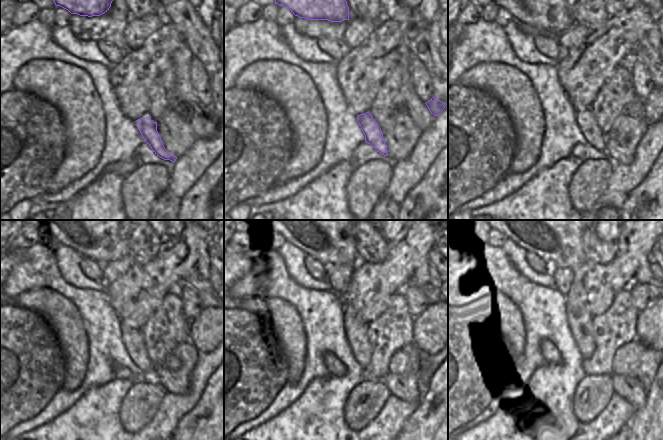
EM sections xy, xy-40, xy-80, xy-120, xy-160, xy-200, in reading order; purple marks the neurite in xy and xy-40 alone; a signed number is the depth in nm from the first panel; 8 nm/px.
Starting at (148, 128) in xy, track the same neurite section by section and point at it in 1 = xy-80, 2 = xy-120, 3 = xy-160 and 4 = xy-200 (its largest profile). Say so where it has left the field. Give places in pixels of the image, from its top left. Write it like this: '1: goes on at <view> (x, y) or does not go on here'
1: goes on at xy-80 (586, 121)
2: goes on at xy-120 (133, 339)
3: goes on at xy-160 (355, 330)
4: goes on at xy-200 (556, 240)

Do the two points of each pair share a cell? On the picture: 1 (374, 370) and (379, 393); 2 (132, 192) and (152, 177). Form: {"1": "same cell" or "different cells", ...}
{"1": "different cells", "2": "same cell"}

